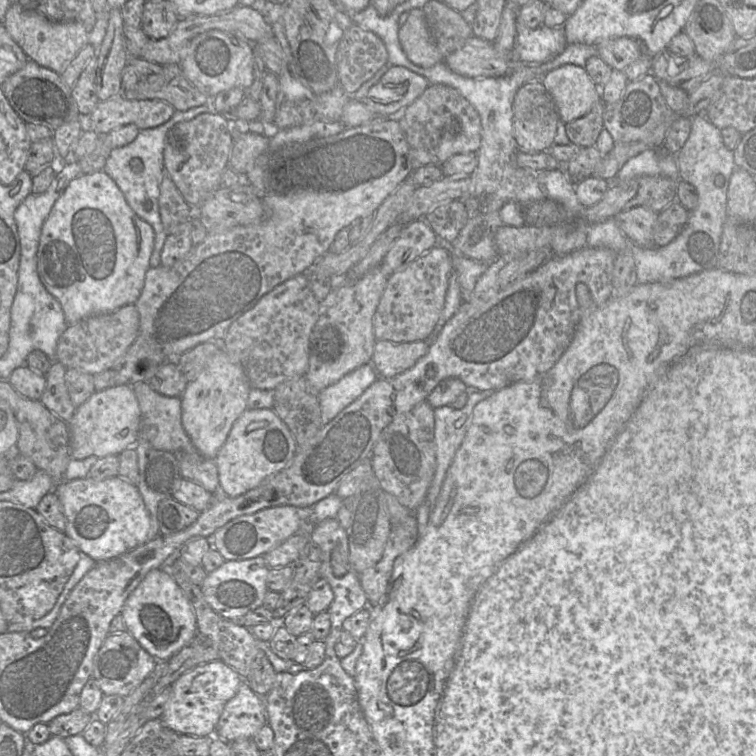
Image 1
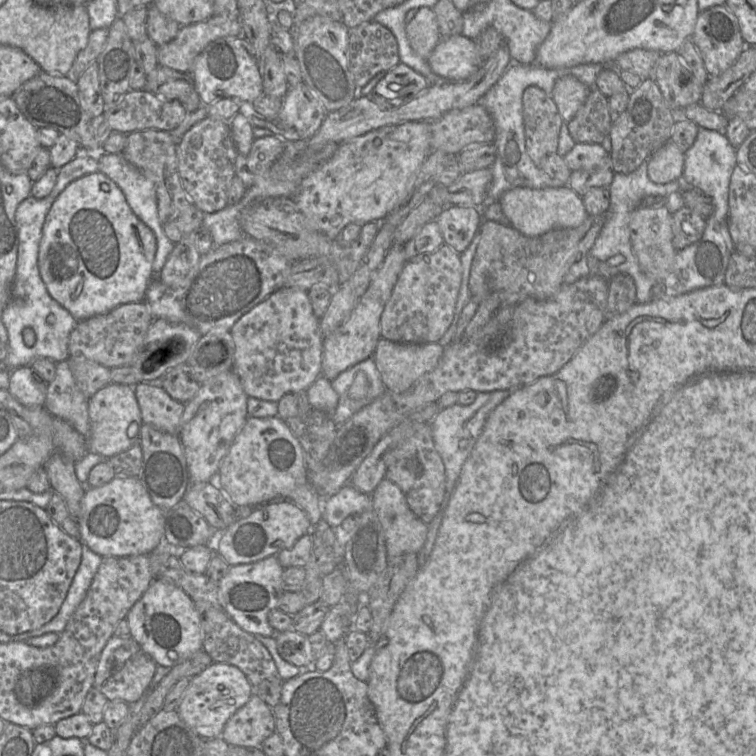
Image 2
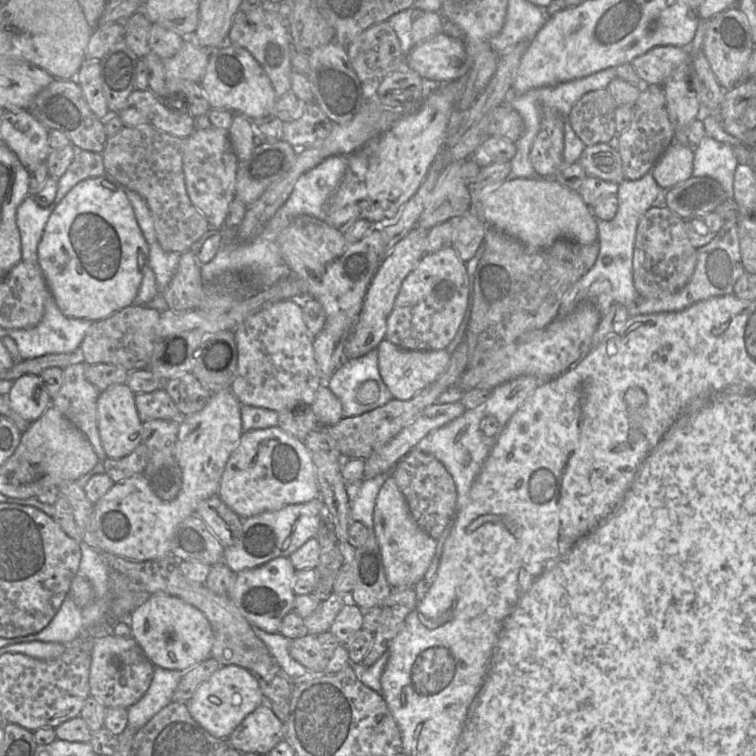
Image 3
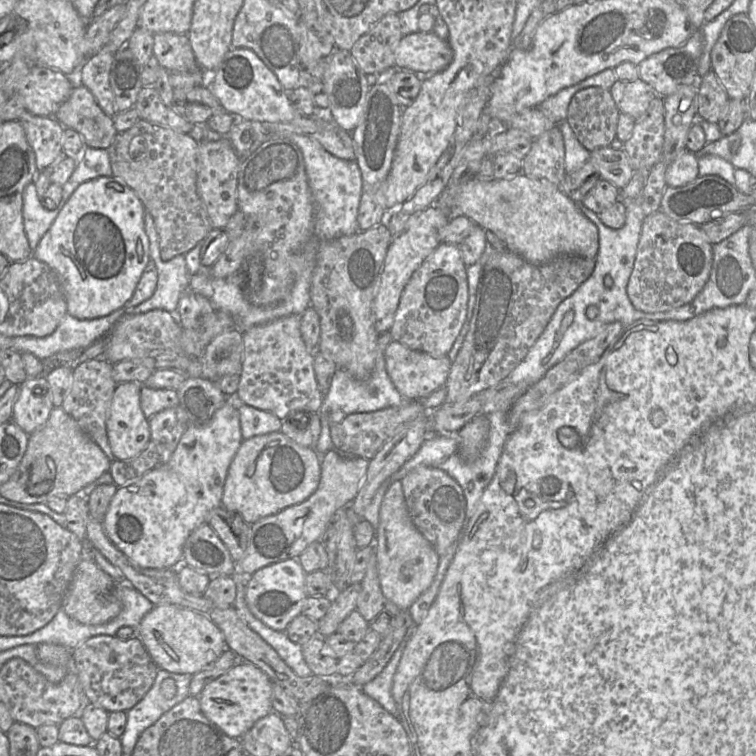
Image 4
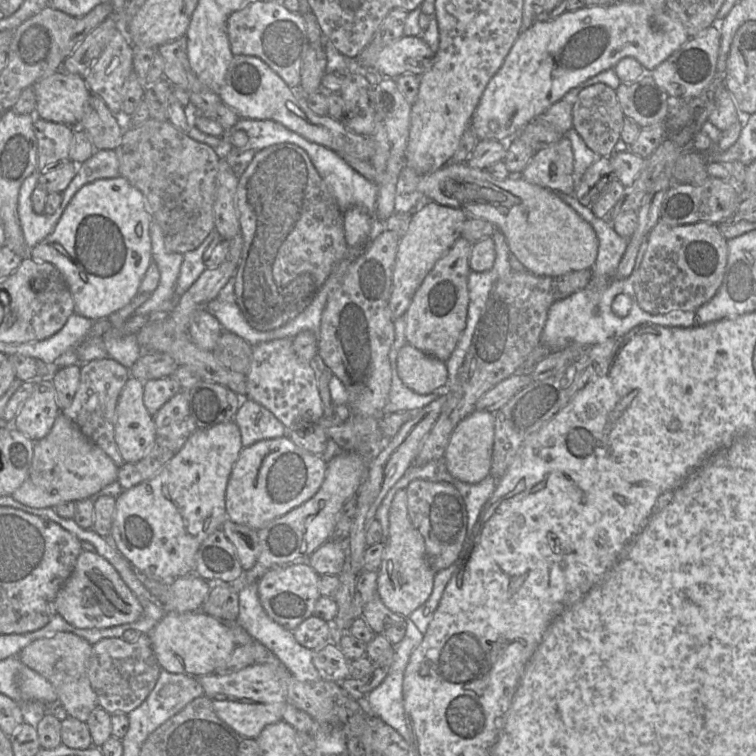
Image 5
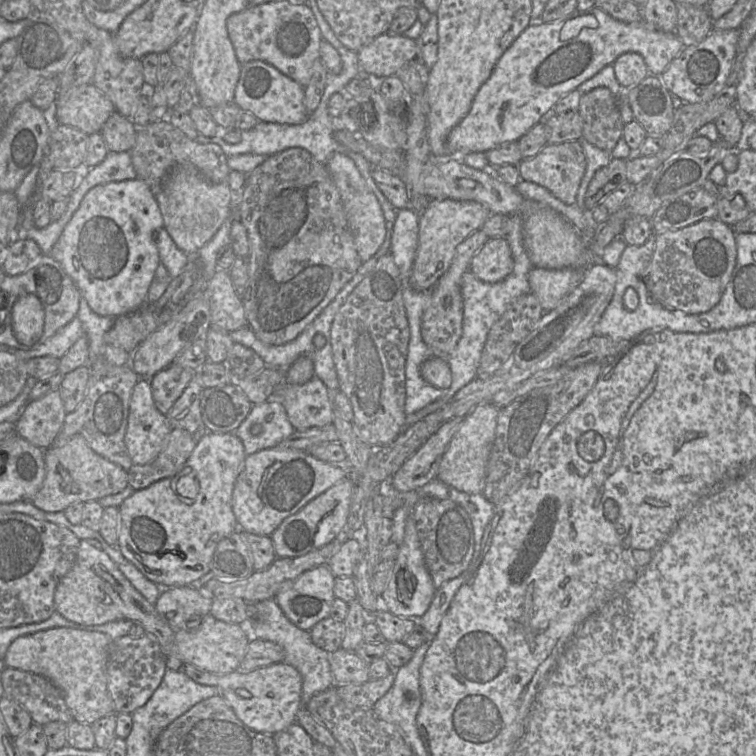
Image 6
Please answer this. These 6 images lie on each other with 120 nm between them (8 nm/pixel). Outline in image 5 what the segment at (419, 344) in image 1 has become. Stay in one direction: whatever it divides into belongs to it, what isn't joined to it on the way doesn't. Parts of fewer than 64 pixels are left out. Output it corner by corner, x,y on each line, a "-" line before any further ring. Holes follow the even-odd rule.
405,344
397,356
397,373
403,384
421,395
447,387
446,362

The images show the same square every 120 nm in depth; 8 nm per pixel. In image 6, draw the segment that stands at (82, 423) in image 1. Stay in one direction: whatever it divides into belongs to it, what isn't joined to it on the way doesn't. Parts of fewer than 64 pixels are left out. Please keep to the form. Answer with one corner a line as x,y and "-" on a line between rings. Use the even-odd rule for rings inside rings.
140,378
130,399
125,445
133,464
153,461
172,430
166,415
156,407
149,379

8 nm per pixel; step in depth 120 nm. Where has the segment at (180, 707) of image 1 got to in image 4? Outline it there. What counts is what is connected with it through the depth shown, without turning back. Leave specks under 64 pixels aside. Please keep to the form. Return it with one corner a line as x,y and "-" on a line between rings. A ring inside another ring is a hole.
240,661
226,673
206,684
198,696
202,713
226,735
240,739
259,719
273,711
273,682
256,665

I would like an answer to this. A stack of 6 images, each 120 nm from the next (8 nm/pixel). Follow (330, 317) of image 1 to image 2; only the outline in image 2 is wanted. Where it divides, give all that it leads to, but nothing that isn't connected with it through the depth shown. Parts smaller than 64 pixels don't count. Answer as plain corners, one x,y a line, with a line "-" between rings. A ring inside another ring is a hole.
392,244
383,263
372,277
368,288
348,318
330,334
323,337
321,376
329,381
354,364
373,357
380,335
380,317
389,300
397,279
406,264
404,245

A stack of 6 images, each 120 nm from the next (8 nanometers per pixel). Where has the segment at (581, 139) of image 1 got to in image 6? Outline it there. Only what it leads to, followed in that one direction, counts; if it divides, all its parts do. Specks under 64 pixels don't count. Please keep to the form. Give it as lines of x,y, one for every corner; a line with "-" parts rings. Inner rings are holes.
606,87
594,88
581,96
578,114
582,120
582,137
596,147
611,152
624,130
618,96

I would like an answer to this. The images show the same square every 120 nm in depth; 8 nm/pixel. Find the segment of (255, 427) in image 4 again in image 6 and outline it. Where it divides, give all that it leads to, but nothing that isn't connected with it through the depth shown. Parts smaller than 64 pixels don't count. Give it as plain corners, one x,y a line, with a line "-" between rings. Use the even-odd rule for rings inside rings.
267,400
253,404
250,413
234,433
242,440
248,456
278,446
295,430
288,419
284,405
278,400
-
255,423
263,426
262,433
257,436
251,433
251,427

